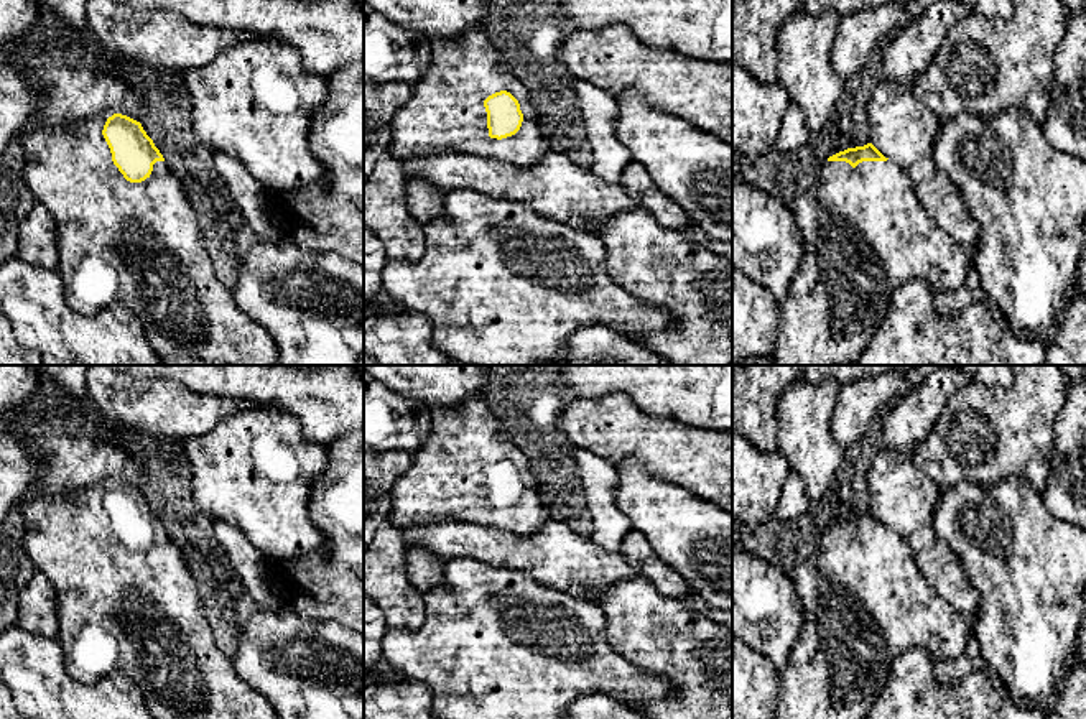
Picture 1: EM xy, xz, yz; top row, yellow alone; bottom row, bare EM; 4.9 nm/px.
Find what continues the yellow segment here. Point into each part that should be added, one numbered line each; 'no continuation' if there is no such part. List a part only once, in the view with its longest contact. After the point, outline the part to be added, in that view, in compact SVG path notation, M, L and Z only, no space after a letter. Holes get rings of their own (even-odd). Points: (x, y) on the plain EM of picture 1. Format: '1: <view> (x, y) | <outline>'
1: xz (446, 481) | M472 397L452 408L429 408L431 434L425 444L413 454L413 464L408 472L395 482L392 490L390 523L397 528L426 526L434 522L471 522L484 526L500 528L513 535L533 535L543 523L551 520L551 512L545 507L528 456L500 431L500 421L487 408L480 397ZM500 459L510 461L520 472L523 490L520 499L507 507L489 505L487 480L484 469Z

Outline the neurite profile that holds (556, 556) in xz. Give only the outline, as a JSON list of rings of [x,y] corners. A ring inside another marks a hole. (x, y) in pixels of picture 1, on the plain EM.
[[[555,518],[533,535],[449,520],[398,531],[411,551],[515,569],[550,589],[596,604],[609,587],[637,576],[620,553],[604,550]]]

